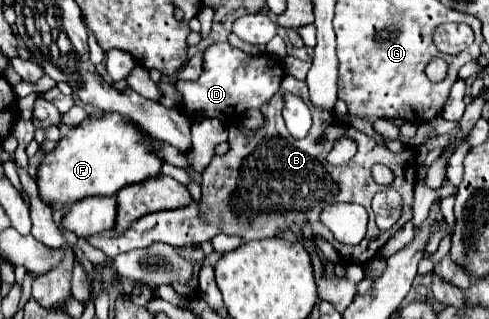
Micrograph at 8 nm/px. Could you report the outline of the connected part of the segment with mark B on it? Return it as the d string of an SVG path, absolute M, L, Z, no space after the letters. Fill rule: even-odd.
M285 75L281 89L271 97L269 105L261 107L261 113L265 117L263 125L255 131L245 129L245 125L231 125L229 127L229 151L225 155L215 155L207 169L203 171L203 197L201 203L191 203L183 209L173 211L157 211L149 213L145 217L139 217L131 223L131 227L125 233L105 231L95 233L87 237L87 243L95 249L101 249L107 257L115 257L133 249L145 249L157 241L169 243L169 245L197 245L203 241L213 239L217 233L237 235L245 241L253 239L265 239L275 237L277 229L287 231L289 225L297 223L303 227L305 221L311 223L315 235L323 235L327 241L333 243L333 247L339 251L343 259L349 259L349 263L363 265L365 261L371 261L379 255L381 247L399 231L403 225L411 219L411 203L413 203L413 189L417 181L417 149L413 145L403 145L401 153L391 153L385 145L375 141L373 137L349 127L347 123L339 121L333 113L323 111L319 107L311 105L313 113L313 127L305 139L293 139L285 127L285 121L281 117L281 95L283 91L291 91L295 95L301 95L309 103L309 93L305 81L295 79L293 75ZM347 135L353 137L359 145L357 155L341 167L335 167L327 163L327 153L331 151L337 137ZM321 139L321 143L315 143ZM375 163L387 165L395 179L395 189L403 197L403 215L399 223L391 231L379 231L375 225L371 199L377 191L383 189L383 185L377 185L371 177L371 167ZM347 201L347 203L359 203L369 213L369 229L365 239L351 247L345 243L339 243L333 233L321 225L319 215L325 205Z

